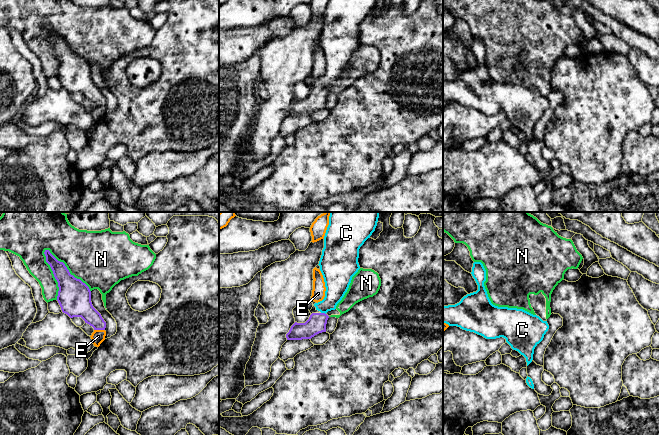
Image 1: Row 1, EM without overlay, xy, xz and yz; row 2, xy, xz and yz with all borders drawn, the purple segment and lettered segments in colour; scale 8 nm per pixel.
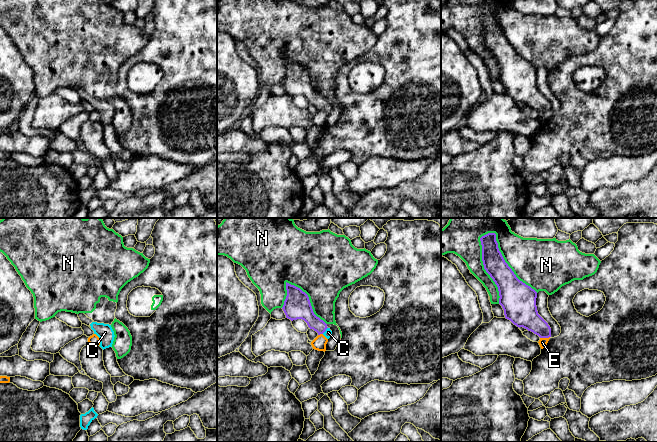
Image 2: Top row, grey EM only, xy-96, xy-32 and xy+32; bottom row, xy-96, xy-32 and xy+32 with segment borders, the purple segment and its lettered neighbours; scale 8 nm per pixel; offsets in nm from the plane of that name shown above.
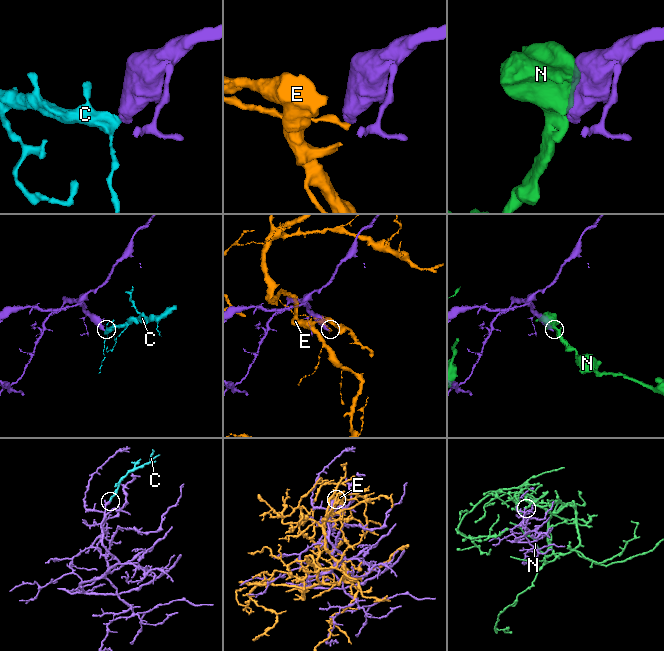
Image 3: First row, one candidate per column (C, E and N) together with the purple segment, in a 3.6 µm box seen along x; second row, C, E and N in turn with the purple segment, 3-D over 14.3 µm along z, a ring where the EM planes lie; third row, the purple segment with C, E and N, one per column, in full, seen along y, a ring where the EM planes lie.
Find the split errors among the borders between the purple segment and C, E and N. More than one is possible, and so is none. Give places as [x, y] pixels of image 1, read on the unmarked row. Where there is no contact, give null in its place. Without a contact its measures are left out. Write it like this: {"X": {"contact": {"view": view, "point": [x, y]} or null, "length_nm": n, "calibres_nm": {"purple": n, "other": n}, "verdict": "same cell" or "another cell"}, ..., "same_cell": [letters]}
{"C": {"contact": {"view": "xz", "point": [323, 89]}, "length_nm": 40, "calibres_nm": {"purple": 150, "other": 180}, "verdict": "same cell"}, "E": {"contact": {"view": "xy", "point": [99, 105]}, "length_nm": 90, "calibres_nm": {"purple": 190, "other": 110}, "verdict": "another cell"}, "N": {"contact": {"view": "xy", "point": [68, 46]}, "length_nm": 500, "calibres_nm": {"purple": 280, "other": 440}, "verdict": "another cell"}, "same_cell": ["C"]}

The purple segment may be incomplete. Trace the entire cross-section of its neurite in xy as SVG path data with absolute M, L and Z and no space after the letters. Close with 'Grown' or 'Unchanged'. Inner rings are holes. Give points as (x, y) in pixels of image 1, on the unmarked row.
M45 26L44 30L58 58L57 77L62 88L70 94L81 93L94 106L105 106L106 98L92 81L89 63L71 51L65 40L58 37L49 26Z. Unchanged

